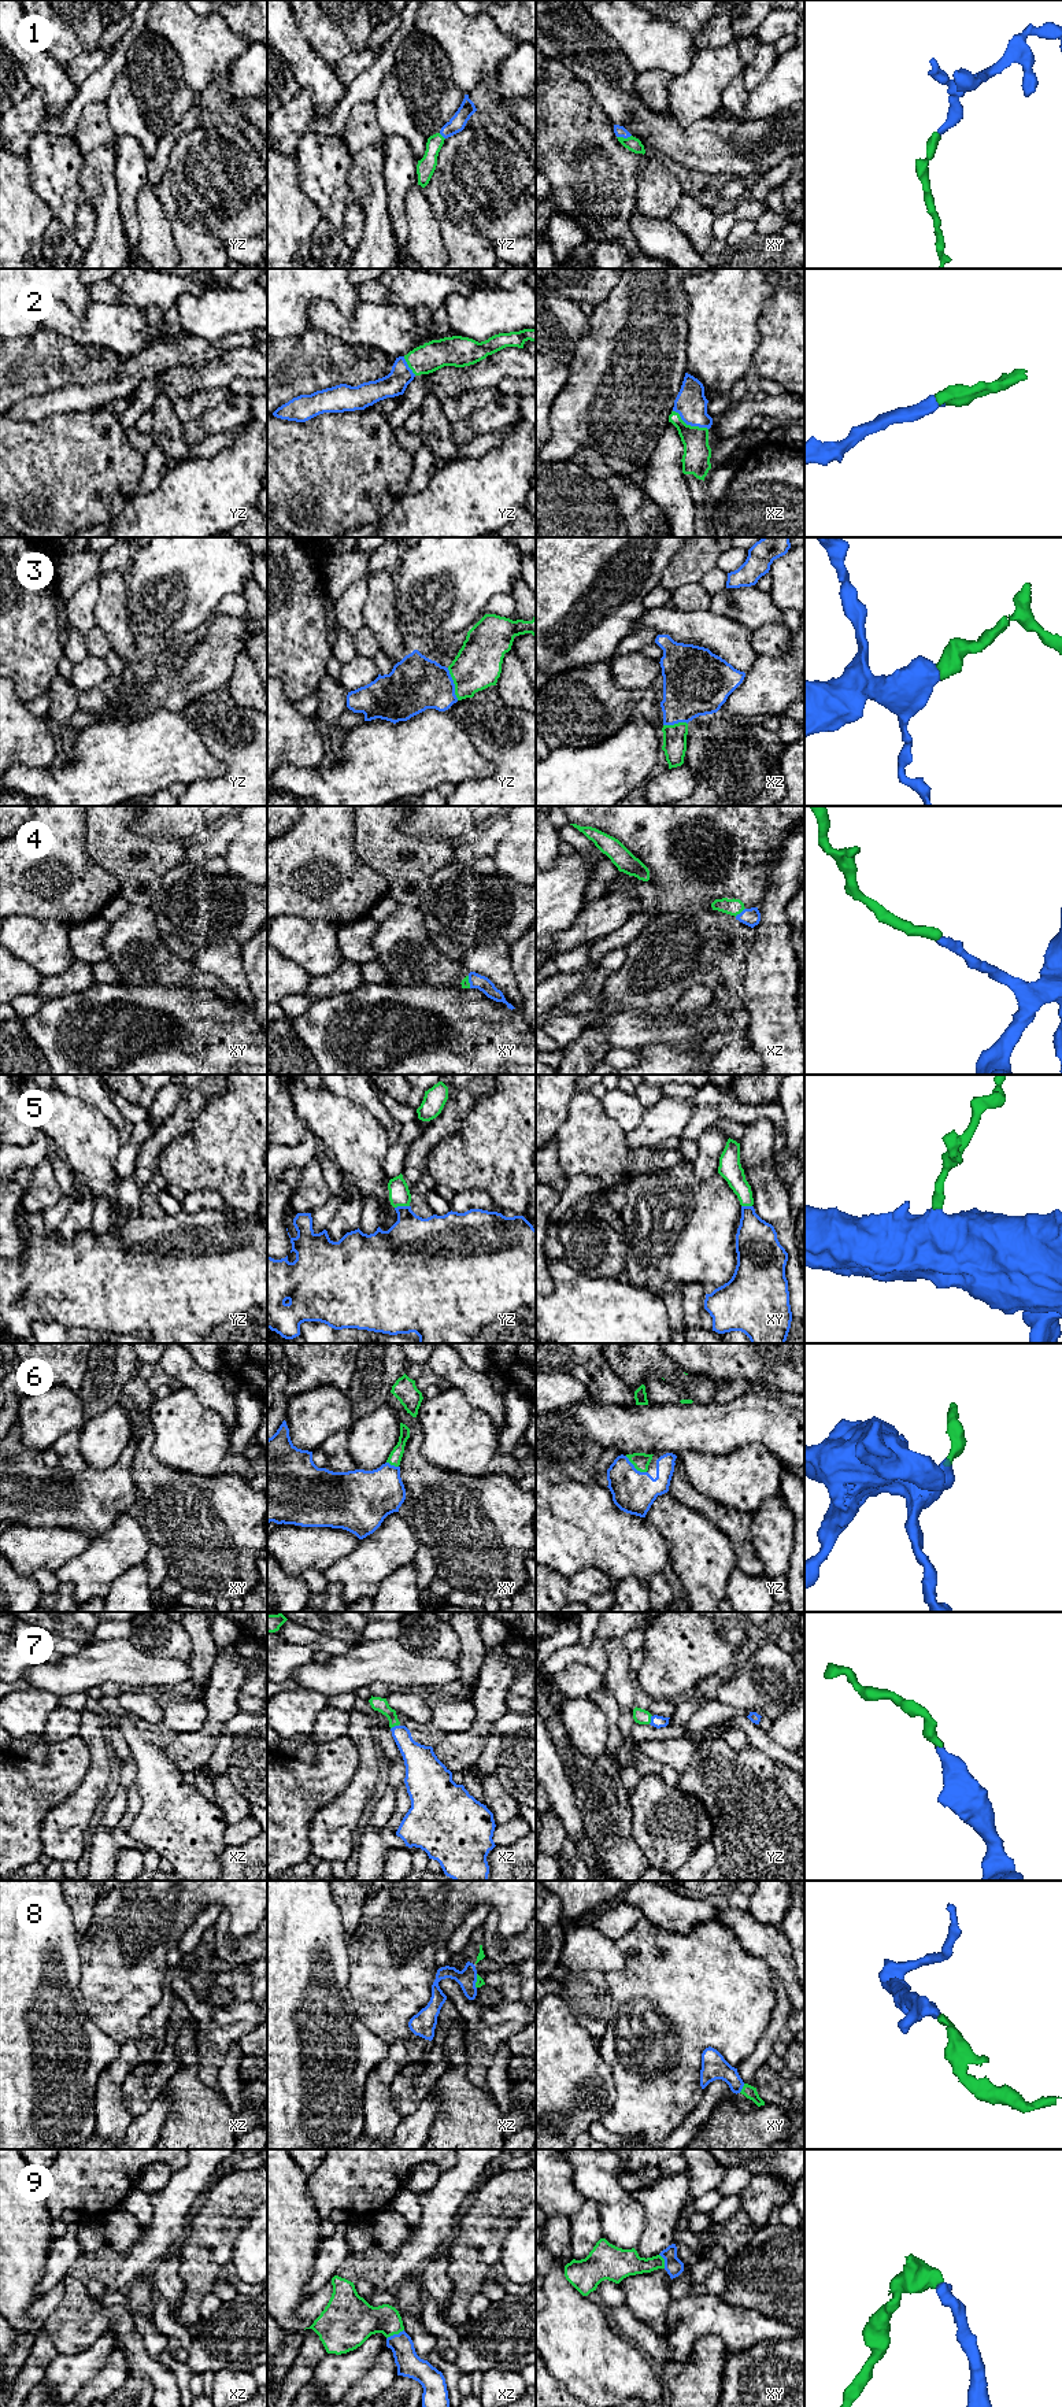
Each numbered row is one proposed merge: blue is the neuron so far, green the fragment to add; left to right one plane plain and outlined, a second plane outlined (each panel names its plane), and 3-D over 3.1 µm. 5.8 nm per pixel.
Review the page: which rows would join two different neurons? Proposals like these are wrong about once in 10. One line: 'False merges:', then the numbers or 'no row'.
False merges: no row

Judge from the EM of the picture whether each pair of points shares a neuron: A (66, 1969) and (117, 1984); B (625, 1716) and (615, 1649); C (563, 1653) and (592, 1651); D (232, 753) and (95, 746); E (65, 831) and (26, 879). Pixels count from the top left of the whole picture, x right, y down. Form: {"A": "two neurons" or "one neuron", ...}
{"A": "two neurons", "B": "one neuron", "C": "one neuron", "D": "two neurons", "E": "one neuron"}

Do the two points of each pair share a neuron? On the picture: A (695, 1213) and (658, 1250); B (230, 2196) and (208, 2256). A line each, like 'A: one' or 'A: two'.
A: one
B: one

